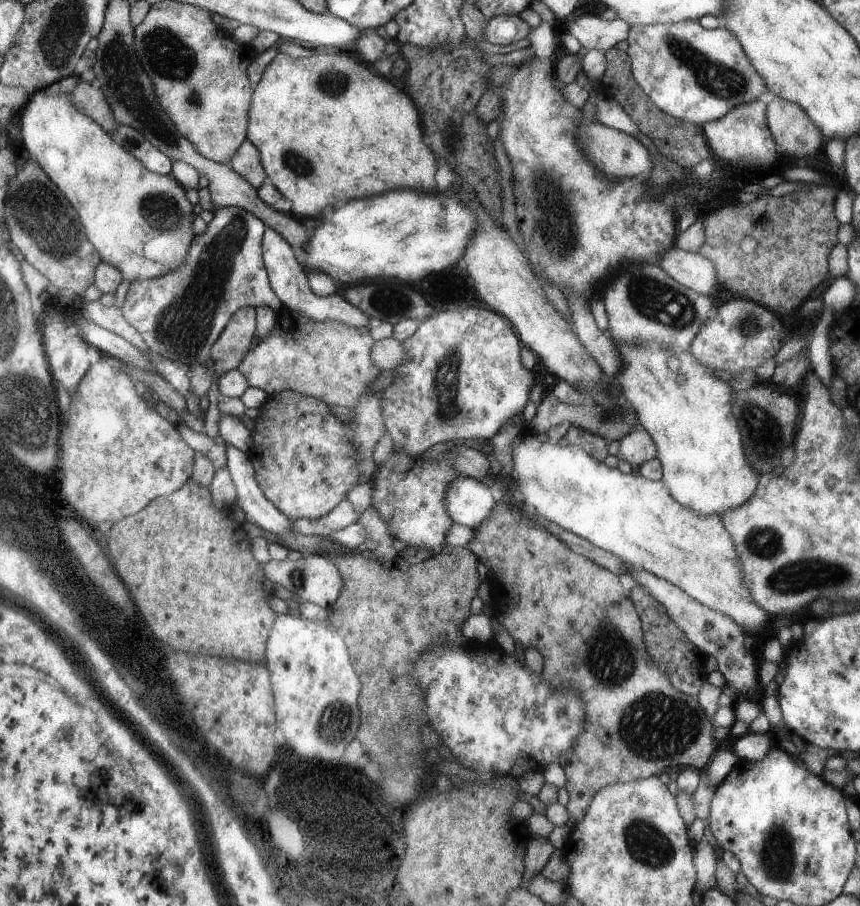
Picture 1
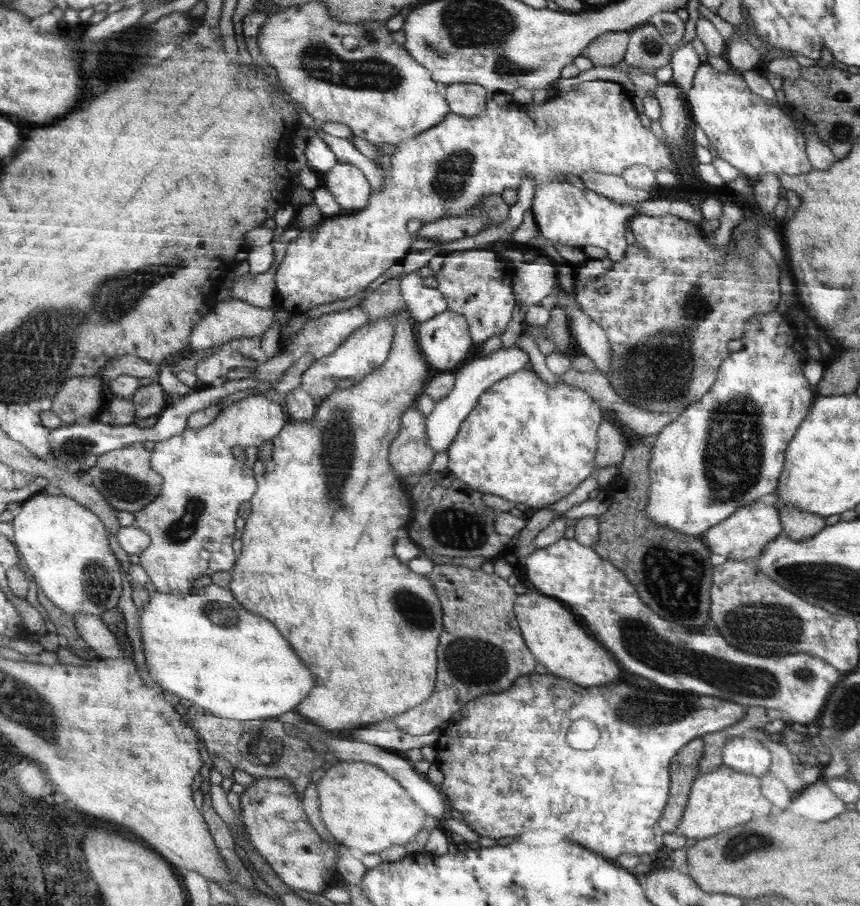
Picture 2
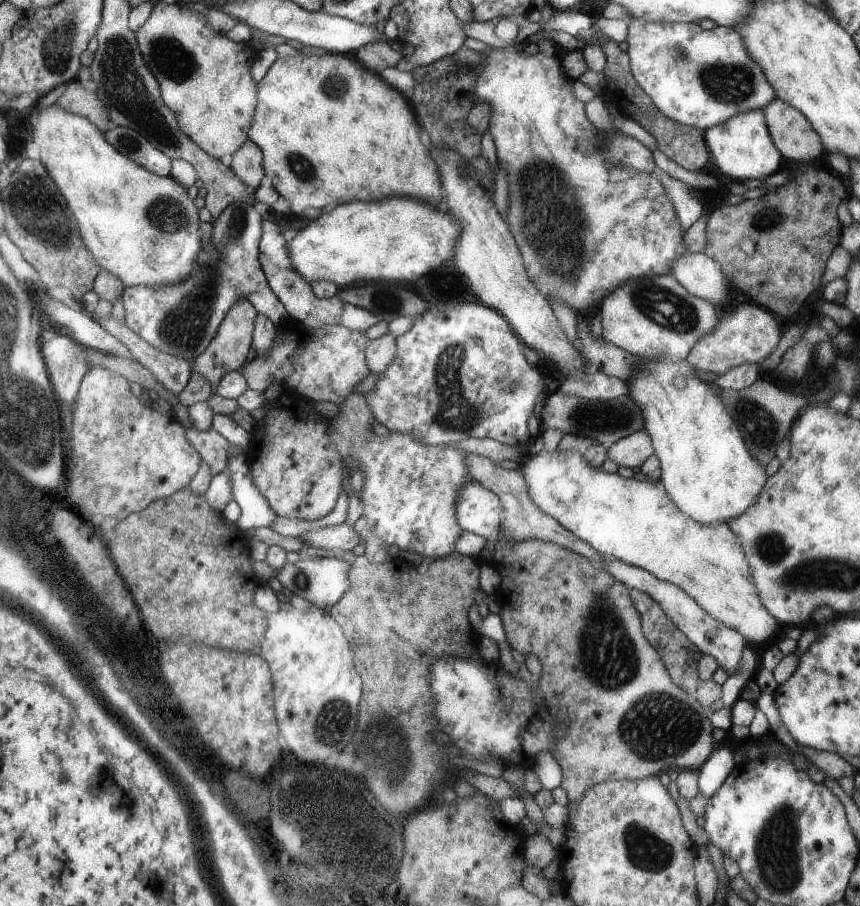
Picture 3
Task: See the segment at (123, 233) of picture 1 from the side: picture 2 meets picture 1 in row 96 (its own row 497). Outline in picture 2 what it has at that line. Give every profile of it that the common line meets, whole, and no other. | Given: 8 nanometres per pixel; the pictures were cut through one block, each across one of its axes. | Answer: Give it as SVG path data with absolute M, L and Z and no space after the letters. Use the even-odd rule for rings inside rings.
M35 491L20 505L22 511L13 520L14 542L24 558L28 574L35 577L47 598L74 618L77 612L99 616L103 610L114 608L122 592L122 574L115 552L108 544L107 528L100 522L100 517L89 507L66 495Z

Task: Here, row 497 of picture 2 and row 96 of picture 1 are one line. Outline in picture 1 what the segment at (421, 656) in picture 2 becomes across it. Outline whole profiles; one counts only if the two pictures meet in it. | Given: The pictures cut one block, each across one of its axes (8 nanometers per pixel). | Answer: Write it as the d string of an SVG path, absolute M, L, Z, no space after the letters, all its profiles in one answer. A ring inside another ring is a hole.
M338 51L335 54L314 54L301 59L295 59L278 52L273 61L265 68L262 78L254 90L254 98L250 102L249 109L248 139L259 152L260 162L267 174L268 182L273 183L279 191L282 191L282 194L289 198L290 202L294 202L292 210L294 216L304 217L310 222L320 218L318 212L326 208L326 202L372 198L372 196L386 194L392 190L422 190L422 192L432 192L432 194L438 192L434 174L436 174L440 164L436 164L436 158L430 152L430 148L426 148L426 144L422 146L420 116L418 116L418 110L414 108L412 100L402 90L398 92L398 88L390 80L386 80L386 77L372 74L368 70L366 62L358 62L358 60L350 58L347 51Z

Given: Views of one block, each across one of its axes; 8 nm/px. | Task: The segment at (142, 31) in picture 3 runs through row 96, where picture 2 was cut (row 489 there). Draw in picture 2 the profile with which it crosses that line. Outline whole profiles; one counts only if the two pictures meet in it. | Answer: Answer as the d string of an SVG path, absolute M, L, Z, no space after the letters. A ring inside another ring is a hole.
M250 396L226 406L216 418L198 429L187 428L184 432L156 442L151 451L150 466L163 478L160 494L148 506L135 513L136 527L150 535L150 546L139 554L140 565L156 586L158 593L181 595L186 597L194 591L193 582L201 576L212 576L220 570L226 572L234 568L236 554L232 540L236 536L234 520L238 518L238 508L242 502L251 500L256 493L256 480L252 468L236 460L233 449L236 446L260 446L274 438L290 417L282 405L278 405L264 396Z

